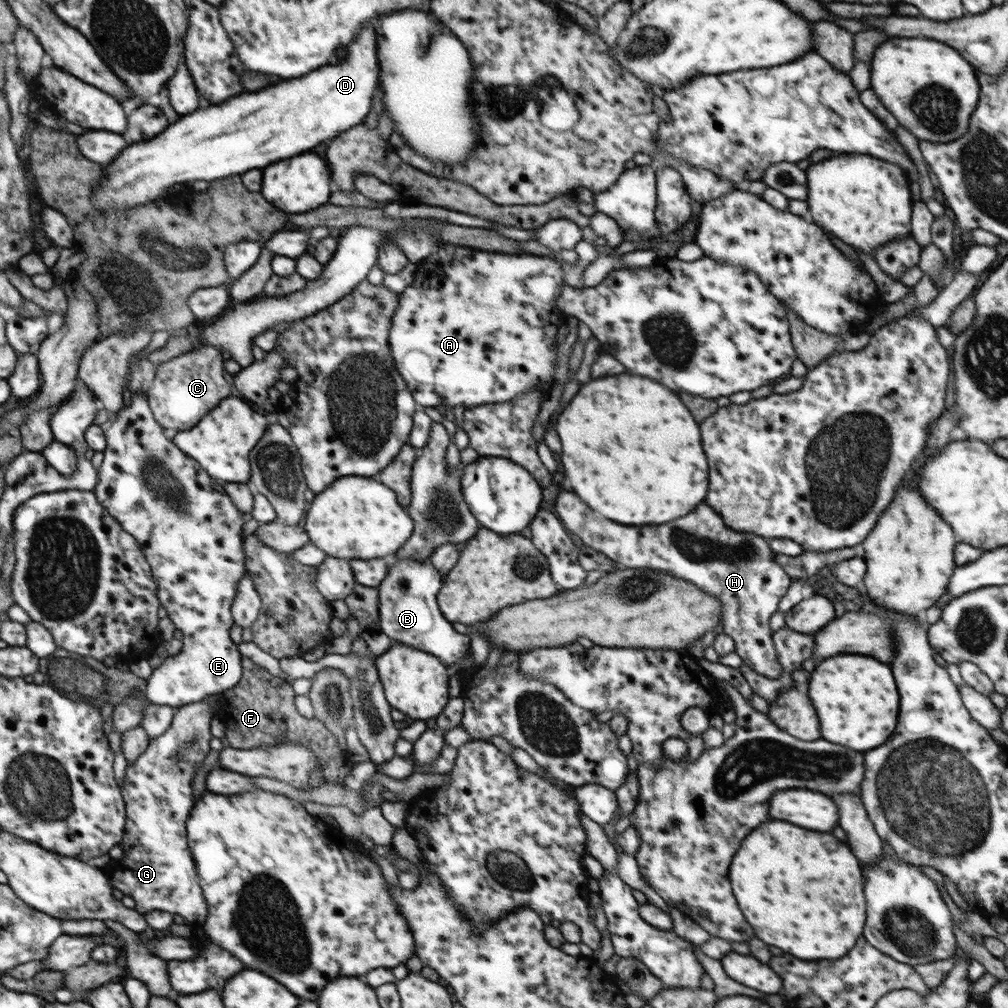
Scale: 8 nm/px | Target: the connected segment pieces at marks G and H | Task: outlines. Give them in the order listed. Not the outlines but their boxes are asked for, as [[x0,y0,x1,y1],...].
[[105,699,216,928],[556,492,791,678]]

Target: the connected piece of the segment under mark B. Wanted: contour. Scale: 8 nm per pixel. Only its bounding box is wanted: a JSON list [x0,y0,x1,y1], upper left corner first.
[376,557,471,673]

